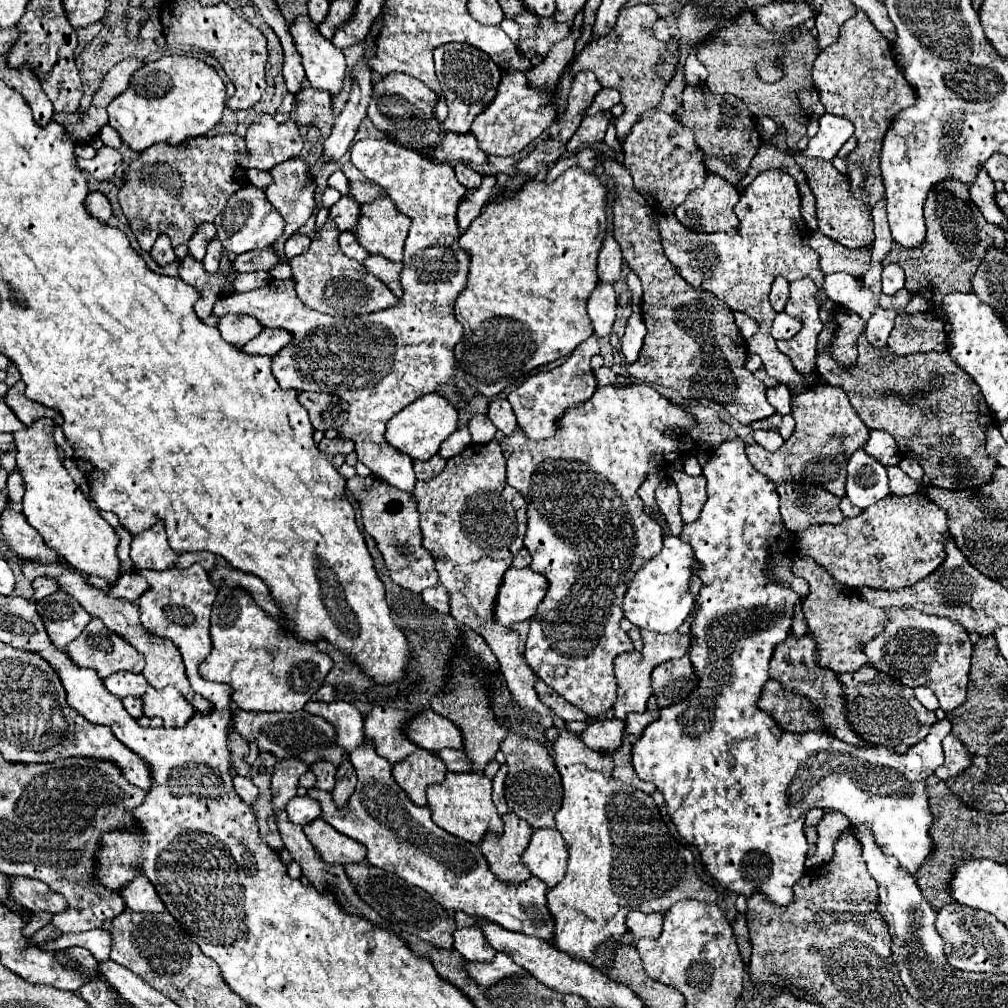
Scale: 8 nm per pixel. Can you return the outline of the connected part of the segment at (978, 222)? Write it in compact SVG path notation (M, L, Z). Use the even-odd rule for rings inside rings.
M955 180L937 184L929 192L925 202L925 224L927 238L923 246L915 250L899 250L899 246L893 244L891 254L887 256L887 264L895 262L905 270L907 290L911 292L911 296L923 296L929 304L925 312L943 320L945 332L949 334L951 324L943 310L943 298L951 292L973 292L971 278L975 276L977 266L983 262L991 246L999 250L1005 248L1005 232L983 218L969 196L969 188Z

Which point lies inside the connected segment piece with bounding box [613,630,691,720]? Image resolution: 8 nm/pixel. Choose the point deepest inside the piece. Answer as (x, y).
(633, 671)

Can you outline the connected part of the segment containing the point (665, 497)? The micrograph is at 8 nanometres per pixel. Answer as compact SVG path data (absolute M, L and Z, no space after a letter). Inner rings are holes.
M671 478L661 480L661 484L655 490L655 502L659 506L659 512L667 520L669 532L673 536L679 536L681 528L683 528L683 522L679 518L679 492L677 492L677 486Z

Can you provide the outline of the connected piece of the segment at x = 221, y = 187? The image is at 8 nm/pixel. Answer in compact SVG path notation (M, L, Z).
M219 134L219 136L199 136L187 142L187 146L167 146L167 144L155 144L147 150L143 150L135 160L127 164L123 170L123 186L119 188L119 204L129 220L129 226L139 242L139 248L143 252L149 252L155 244L155 240L165 234L171 240L171 246L177 248L179 244L187 244L195 230L205 224L213 222L215 216L223 210L229 196L241 190L247 184L247 178L237 178L239 154L247 154L245 140L235 134Z

